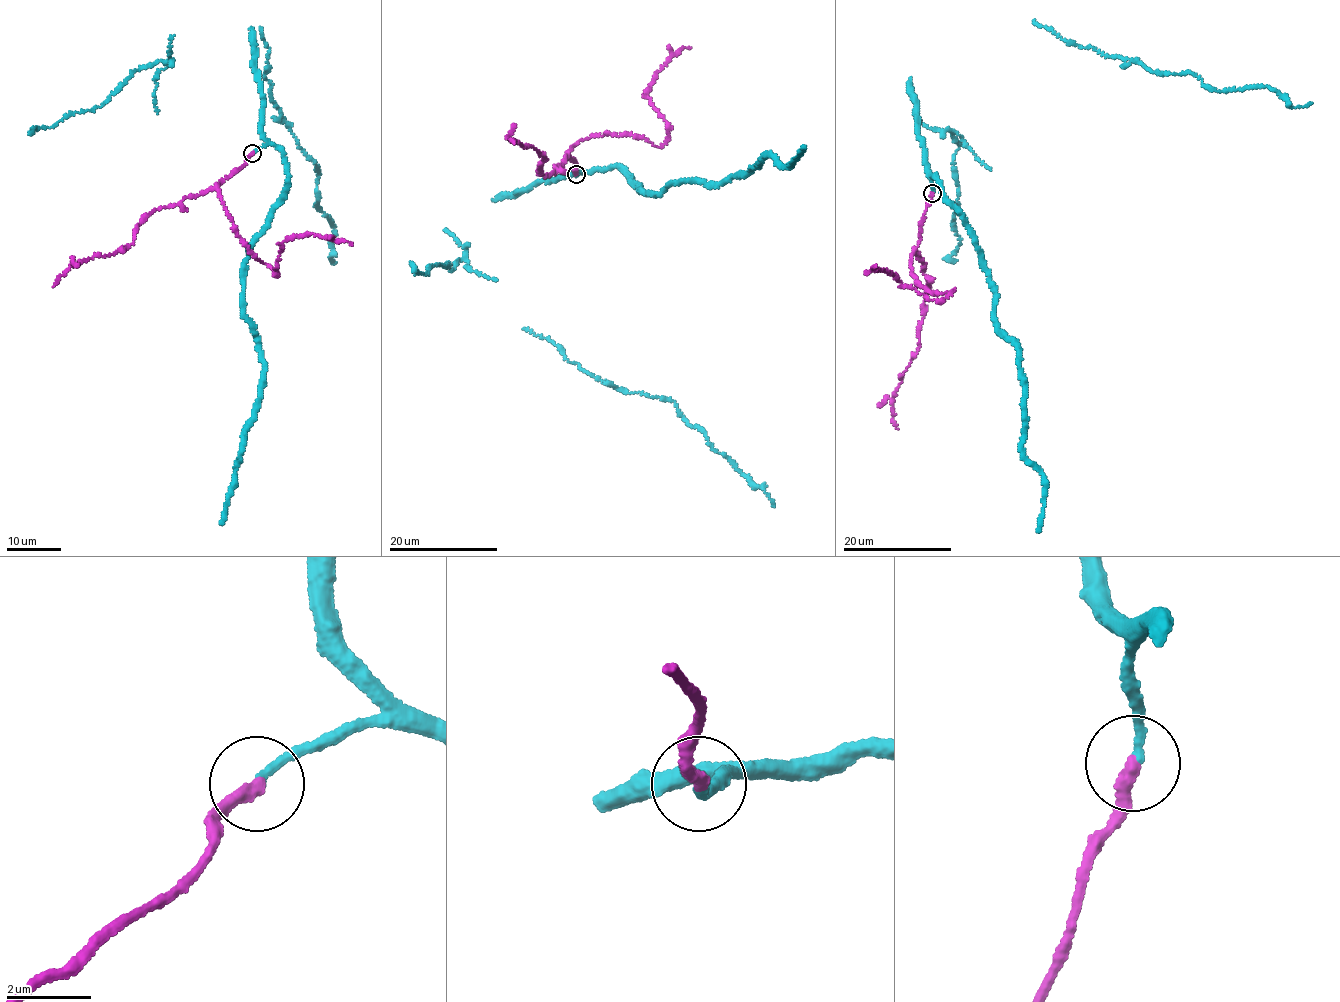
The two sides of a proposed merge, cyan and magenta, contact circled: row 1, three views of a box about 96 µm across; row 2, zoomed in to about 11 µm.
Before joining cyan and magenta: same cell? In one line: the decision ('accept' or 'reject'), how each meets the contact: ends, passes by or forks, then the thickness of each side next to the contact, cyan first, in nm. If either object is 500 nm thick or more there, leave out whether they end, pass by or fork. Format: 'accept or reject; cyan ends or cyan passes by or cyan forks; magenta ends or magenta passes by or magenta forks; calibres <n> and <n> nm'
accept; cyan ends; magenta ends; calibres 190 and 320 nm

